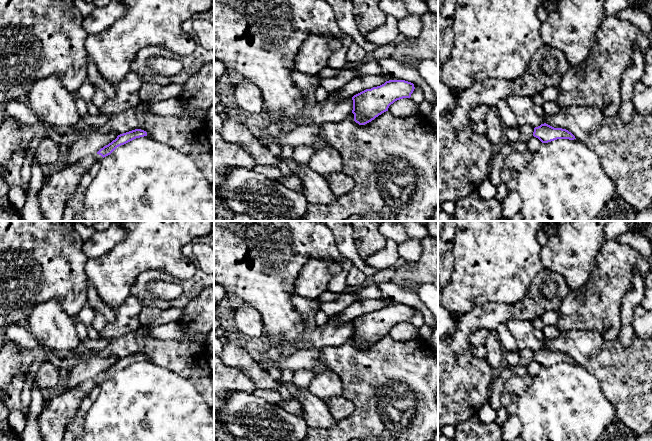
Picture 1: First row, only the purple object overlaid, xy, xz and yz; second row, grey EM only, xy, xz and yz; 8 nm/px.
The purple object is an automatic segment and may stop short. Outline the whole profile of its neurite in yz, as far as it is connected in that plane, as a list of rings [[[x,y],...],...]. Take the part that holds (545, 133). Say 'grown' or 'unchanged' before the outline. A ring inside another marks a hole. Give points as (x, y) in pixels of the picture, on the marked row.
unchanged; [[[546,123],[534,128],[533,136],[542,143],[548,143],[557,139],[576,139],[575,136],[566,129],[554,128]]]

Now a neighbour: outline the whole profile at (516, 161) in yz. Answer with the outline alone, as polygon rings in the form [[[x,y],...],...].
[[[529,150],[523,153],[513,152],[504,158],[504,167],[520,173],[531,160],[532,154]]]

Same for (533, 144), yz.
[[[533,136],[533,137],[527,142],[527,148],[528,148],[528,150],[529,150],[531,153],[534,153],[534,152],[536,152],[536,151],[539,149],[541,143],[542,143],[542,142],[541,142],[538,138],[536,138],[536,137]]]

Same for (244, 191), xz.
[[[230,168],[219,195],[214,205],[225,203],[235,215],[245,214],[255,221],[300,221],[309,207],[303,193],[250,168]]]

